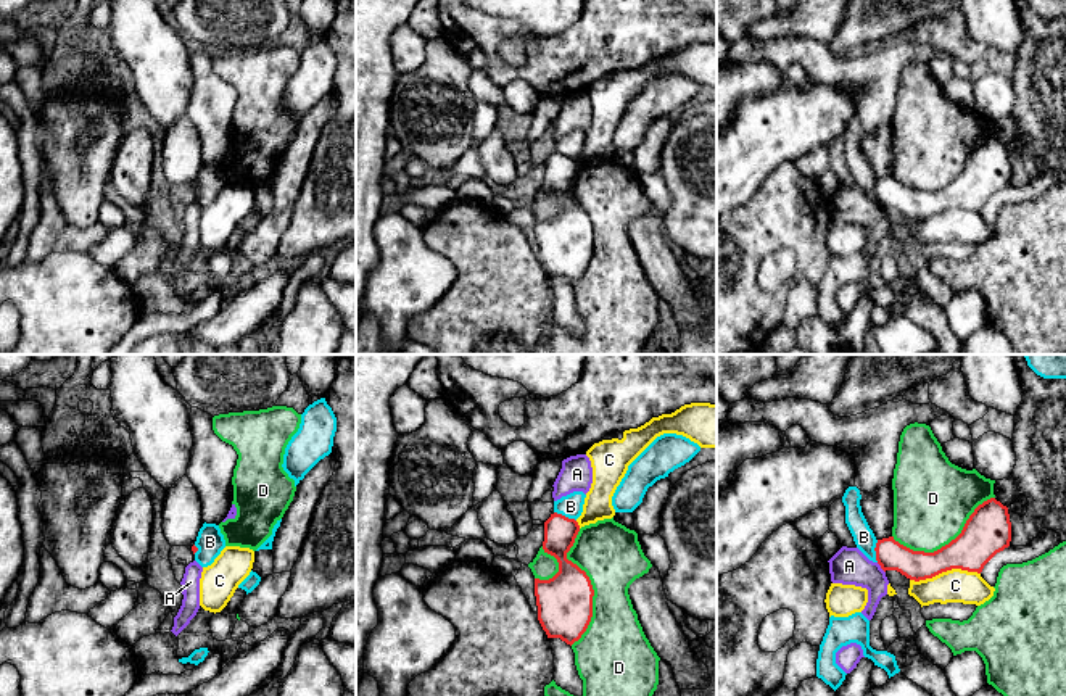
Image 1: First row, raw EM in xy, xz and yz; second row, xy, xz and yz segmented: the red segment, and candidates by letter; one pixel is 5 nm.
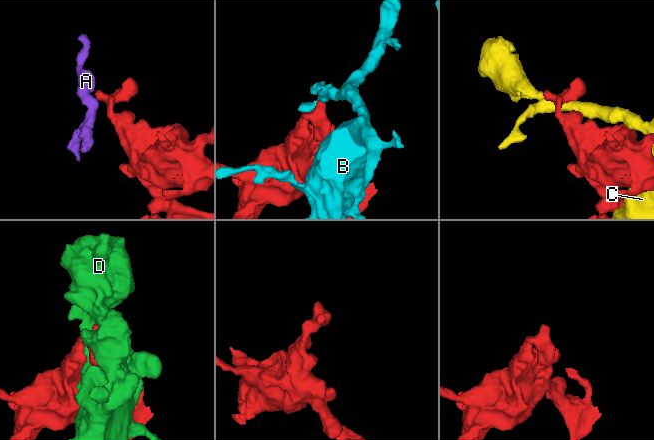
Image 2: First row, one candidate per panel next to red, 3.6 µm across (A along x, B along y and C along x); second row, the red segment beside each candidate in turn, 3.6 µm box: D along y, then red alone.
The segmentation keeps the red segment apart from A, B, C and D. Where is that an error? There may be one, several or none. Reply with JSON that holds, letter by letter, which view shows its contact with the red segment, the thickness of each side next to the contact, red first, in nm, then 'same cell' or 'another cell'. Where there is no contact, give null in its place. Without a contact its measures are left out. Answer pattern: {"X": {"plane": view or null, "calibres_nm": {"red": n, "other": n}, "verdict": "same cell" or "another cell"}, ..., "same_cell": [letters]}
{"A": {"plane": "yz", "calibres_nm": {"red": 150, "other": 190}, "verdict": "another cell"}, "B": {"plane": "xz", "calibres_nm": {"red": 160, "other": 120}, "verdict": "another cell"}, "C": {"plane": "yz", "calibres_nm": {"red": 220, "other": 170}, "verdict": "another cell"}, "D": {"plane": "xz", "calibres_nm": {"red": 280, "other": 300}, "verdict": "another cell"}, "same_cell": []}

